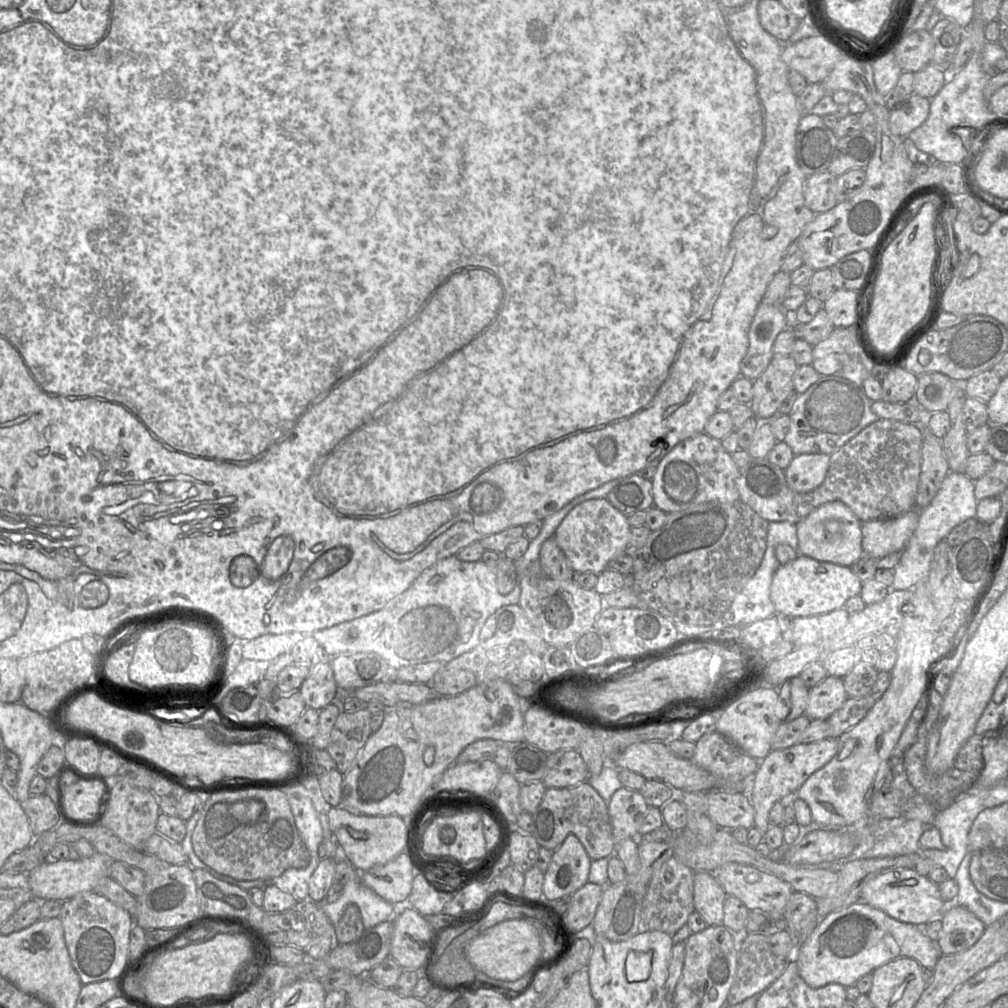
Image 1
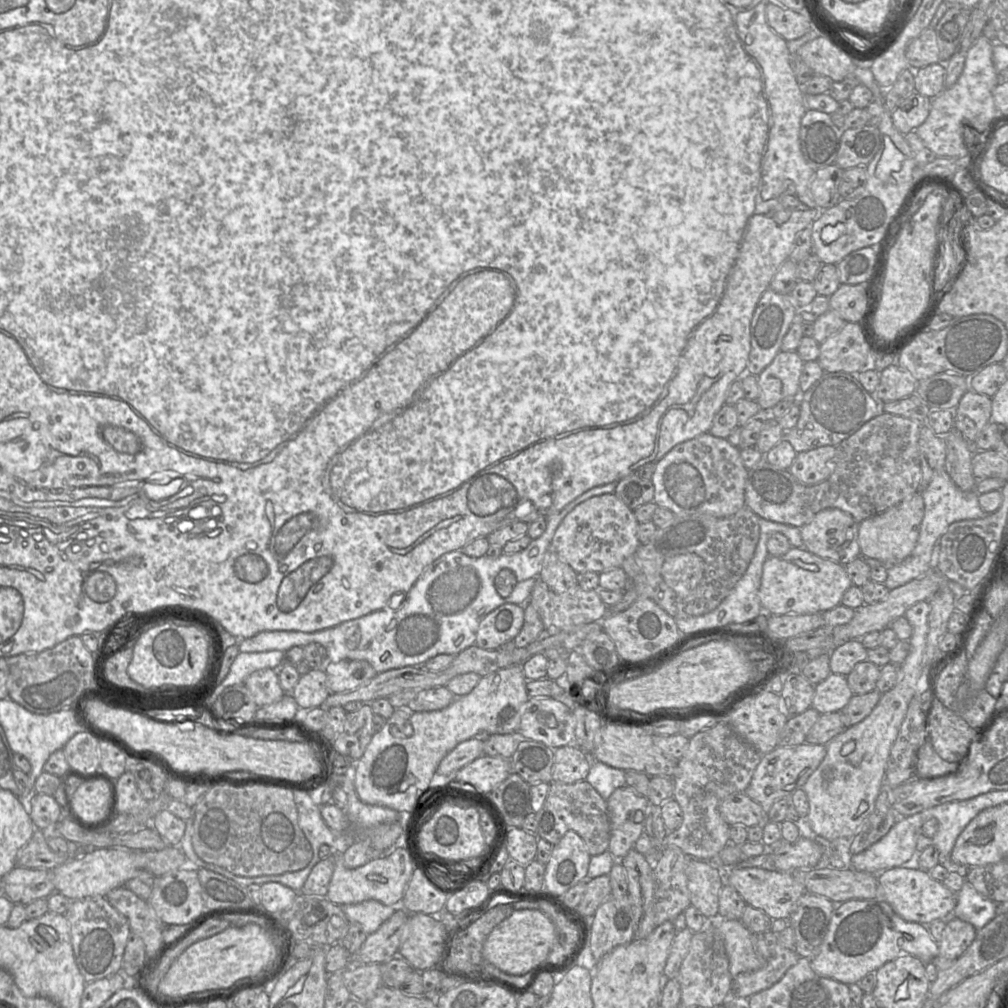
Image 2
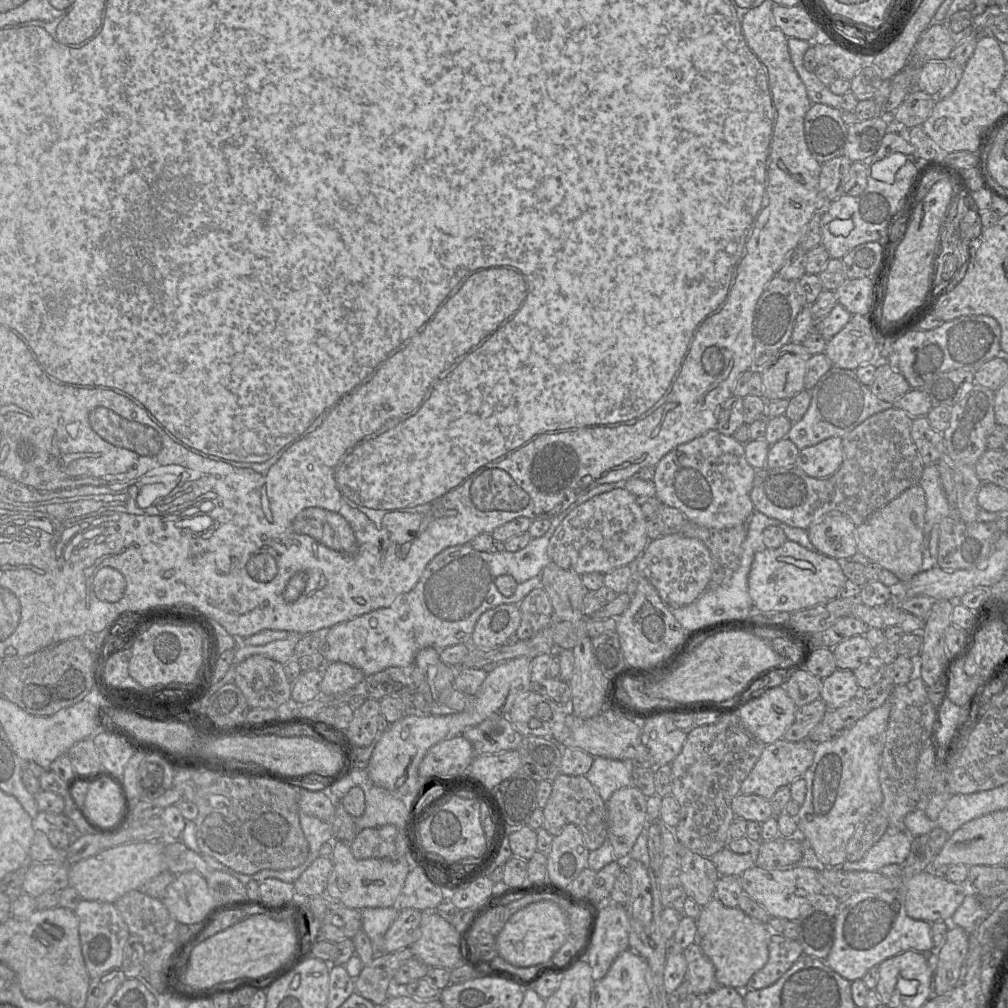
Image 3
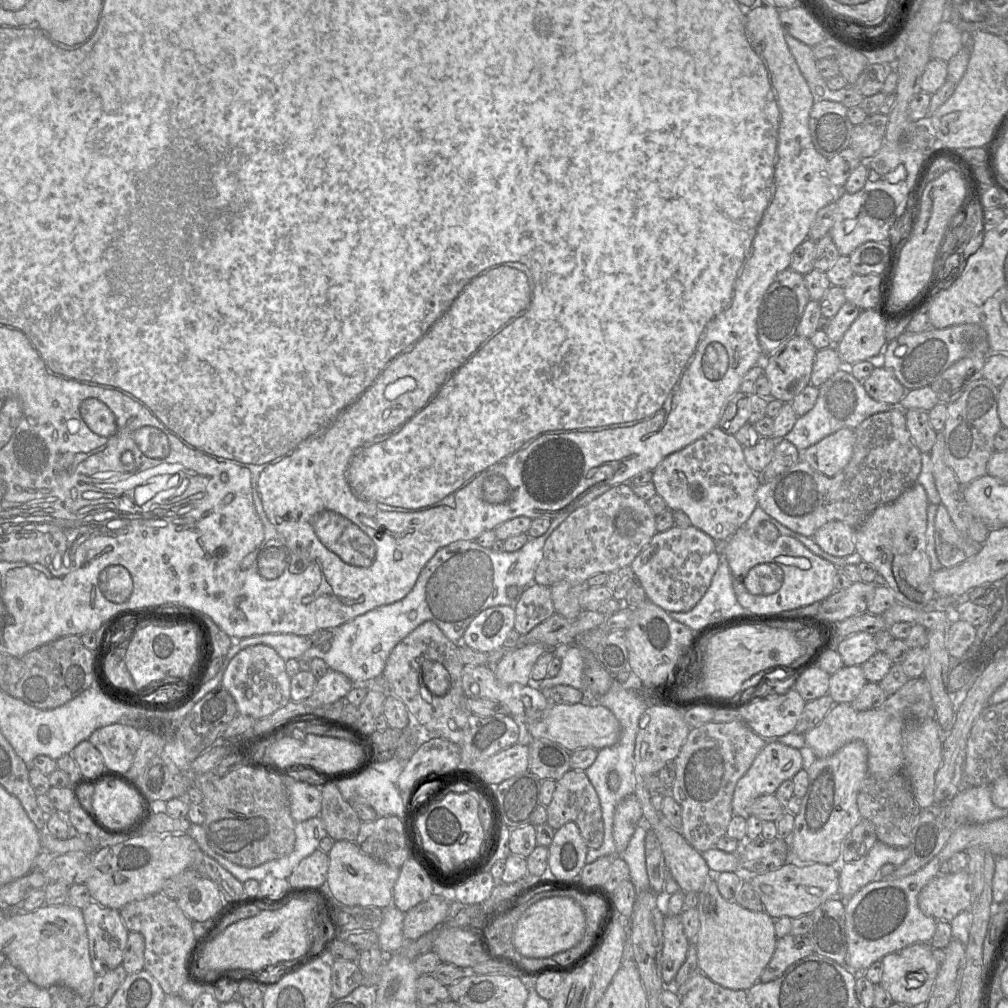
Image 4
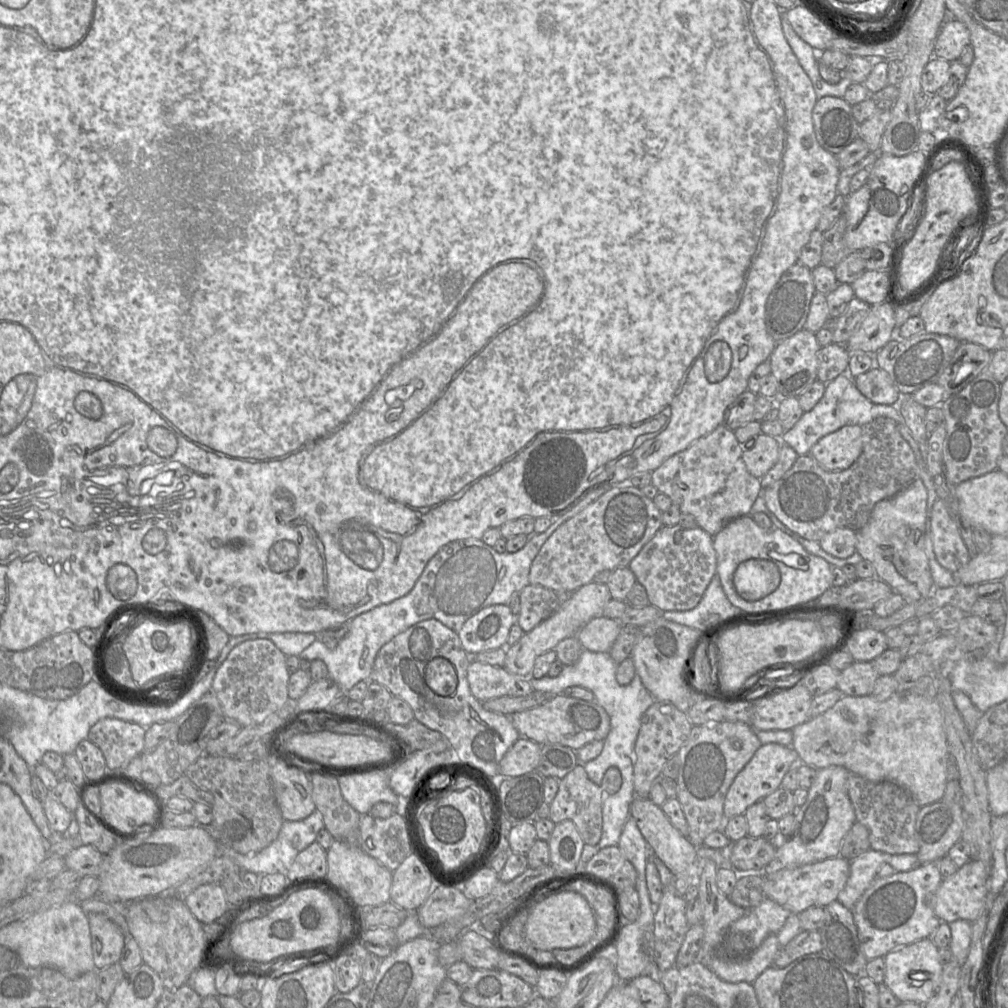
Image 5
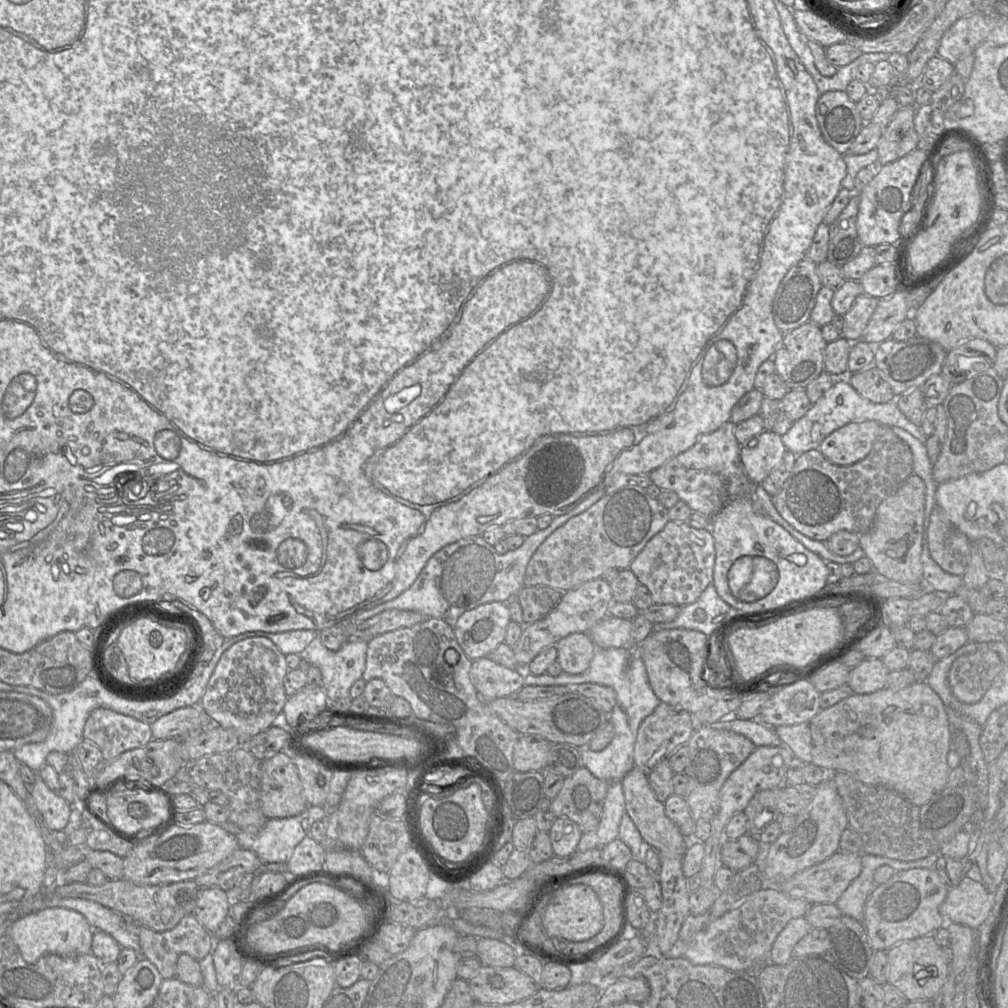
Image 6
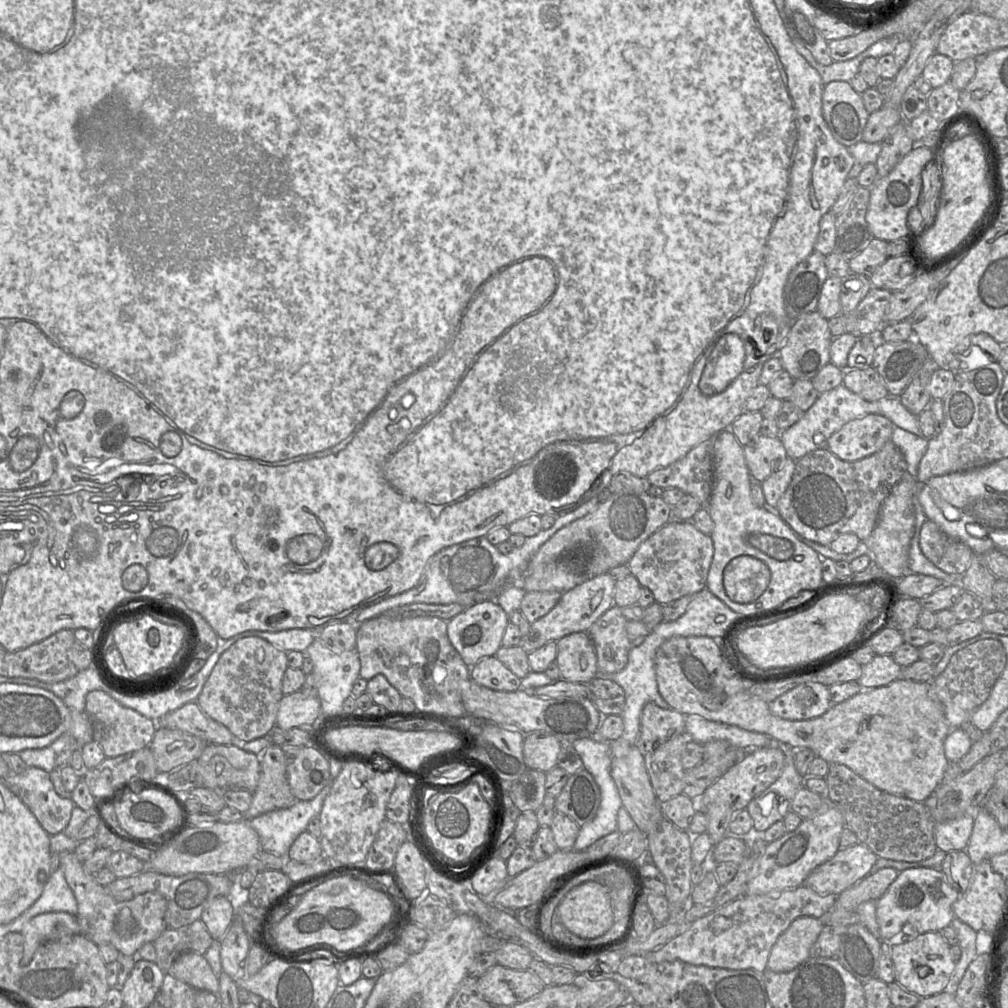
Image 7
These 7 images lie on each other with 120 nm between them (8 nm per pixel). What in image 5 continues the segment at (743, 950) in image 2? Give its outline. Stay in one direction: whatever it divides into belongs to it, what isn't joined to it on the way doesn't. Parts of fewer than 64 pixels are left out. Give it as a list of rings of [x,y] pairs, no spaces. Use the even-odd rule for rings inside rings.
[[[711,859],[701,862],[701,873],[699,877],[698,898],[703,904],[703,945],[699,952],[699,962],[714,972],[720,979],[730,982],[747,982],[753,984],[754,981],[770,966],[780,950],[780,944],[776,934],[769,935],[762,944],[750,954],[743,957],[728,957],[724,950],[724,940],[729,926],[744,916],[747,909],[733,904],[717,886],[718,866]]]

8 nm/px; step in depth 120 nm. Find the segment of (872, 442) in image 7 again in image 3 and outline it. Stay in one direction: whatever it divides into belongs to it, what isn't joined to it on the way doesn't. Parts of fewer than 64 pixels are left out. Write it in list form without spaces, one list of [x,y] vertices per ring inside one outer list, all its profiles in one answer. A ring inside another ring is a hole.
[[[831,437],[799,451],[795,466],[813,478],[835,474],[844,460],[843,440]]]

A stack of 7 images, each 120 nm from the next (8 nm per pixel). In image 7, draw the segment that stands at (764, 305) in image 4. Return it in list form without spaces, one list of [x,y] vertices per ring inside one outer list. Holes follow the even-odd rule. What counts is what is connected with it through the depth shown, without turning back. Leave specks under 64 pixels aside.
[[[816,250],[791,271],[784,286],[785,310],[790,320],[817,310],[821,289],[827,278],[825,256]]]

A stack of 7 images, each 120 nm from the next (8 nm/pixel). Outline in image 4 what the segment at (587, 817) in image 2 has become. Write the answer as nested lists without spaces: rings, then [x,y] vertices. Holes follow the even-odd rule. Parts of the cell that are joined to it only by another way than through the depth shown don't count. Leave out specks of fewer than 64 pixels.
[[[570,769],[556,783],[552,801],[547,806],[547,823],[558,830],[568,822],[574,822],[589,849],[598,849],[604,840],[604,825],[600,799],[583,770]]]

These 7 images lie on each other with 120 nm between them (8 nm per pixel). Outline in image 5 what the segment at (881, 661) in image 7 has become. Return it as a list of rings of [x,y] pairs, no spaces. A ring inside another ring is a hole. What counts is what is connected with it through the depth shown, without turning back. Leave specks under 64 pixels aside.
[[[854,661],[840,672],[837,688],[847,696],[871,695],[878,677],[870,662]]]

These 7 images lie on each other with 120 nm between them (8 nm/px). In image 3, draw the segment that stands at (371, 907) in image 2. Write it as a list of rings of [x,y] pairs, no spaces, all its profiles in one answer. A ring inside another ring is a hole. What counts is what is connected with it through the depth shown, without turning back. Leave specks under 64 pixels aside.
[[[394,906],[386,908],[365,908],[361,911],[361,914],[362,914],[362,929],[371,939],[376,954],[386,953],[382,951],[383,938],[387,930],[390,928],[392,923],[399,915],[399,910]]]

